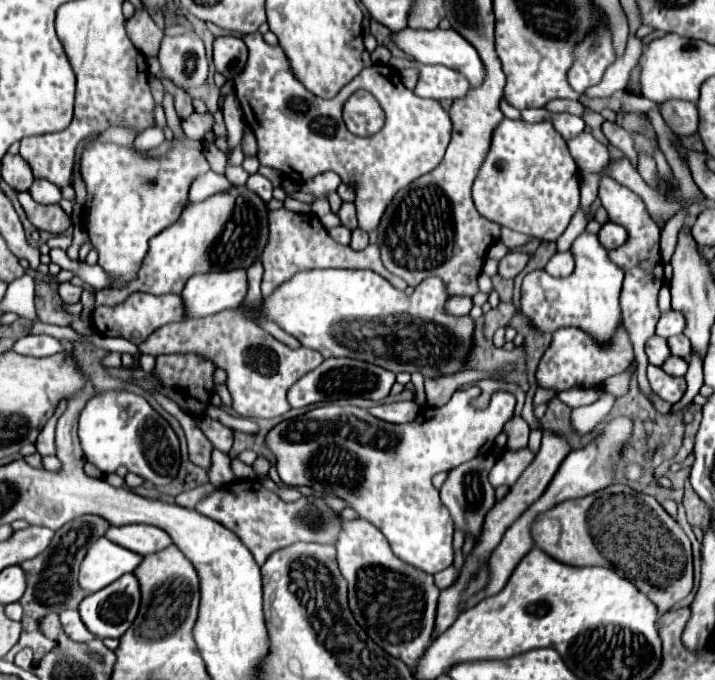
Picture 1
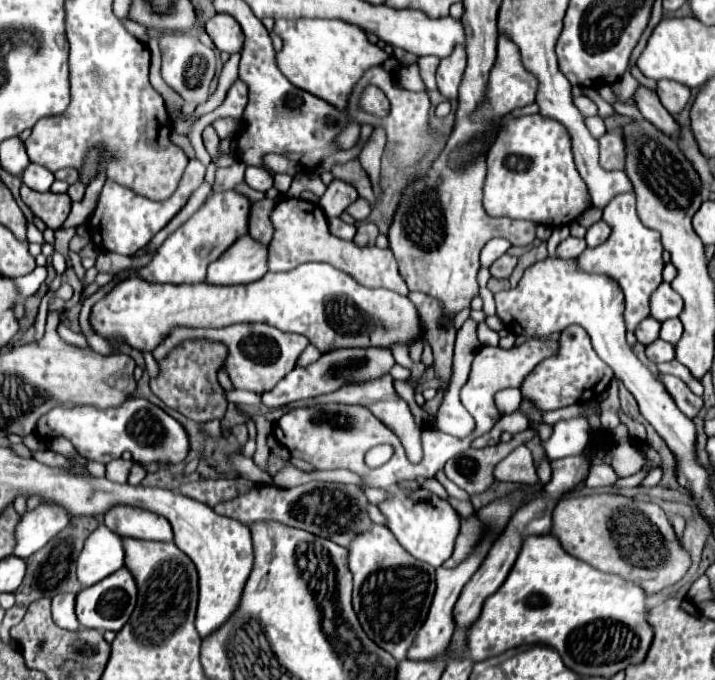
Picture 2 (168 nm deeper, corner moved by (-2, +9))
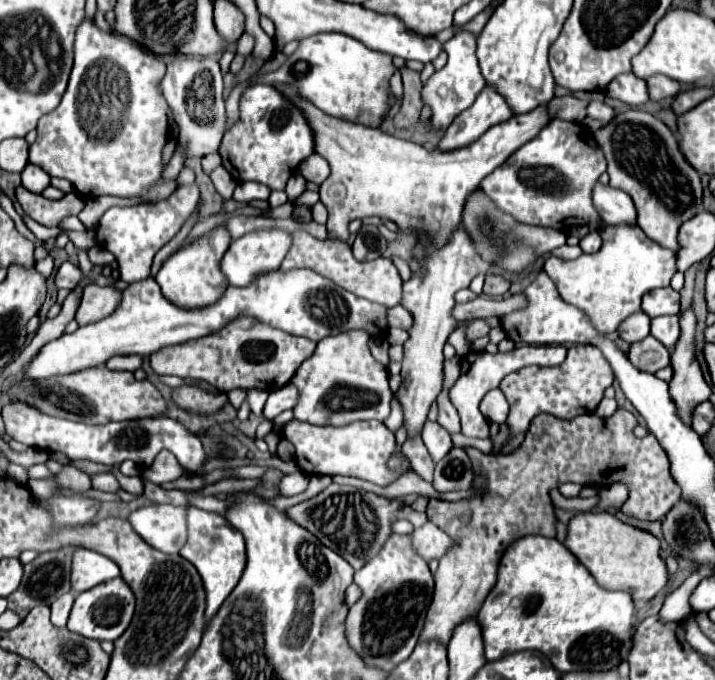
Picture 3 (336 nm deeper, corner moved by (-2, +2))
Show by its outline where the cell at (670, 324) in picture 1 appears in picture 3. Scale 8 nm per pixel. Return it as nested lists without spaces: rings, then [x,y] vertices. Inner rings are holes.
[[[672,287],[652,289],[642,297],[642,311],[648,317],[658,315],[678,315],[680,311],[680,295]]]

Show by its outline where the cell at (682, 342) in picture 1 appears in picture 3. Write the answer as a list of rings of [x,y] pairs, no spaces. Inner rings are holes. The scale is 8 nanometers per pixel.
[[[662,315],[654,317],[650,323],[650,335],[654,335],[668,351],[674,349],[678,337],[680,337],[680,325],[678,315]]]

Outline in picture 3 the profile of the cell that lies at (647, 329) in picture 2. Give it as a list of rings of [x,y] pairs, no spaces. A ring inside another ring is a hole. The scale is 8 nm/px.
[[[642,311],[632,313],[630,317],[626,317],[626,321],[622,321],[622,325],[618,325],[618,335],[628,343],[644,339],[646,335],[650,335],[650,317],[646,317],[646,313]]]

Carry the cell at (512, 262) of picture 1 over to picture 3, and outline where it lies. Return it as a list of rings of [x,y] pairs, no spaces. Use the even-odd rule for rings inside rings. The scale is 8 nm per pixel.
[[[486,275],[484,281],[484,295],[492,295],[492,297],[500,297],[510,289],[510,283],[500,277],[500,275]]]

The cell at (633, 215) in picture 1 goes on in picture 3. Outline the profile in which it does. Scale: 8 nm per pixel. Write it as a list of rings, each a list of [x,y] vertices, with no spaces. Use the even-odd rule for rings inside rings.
[[[602,227],[600,235],[602,247],[598,253],[580,255],[574,261],[550,255],[544,263],[544,271],[556,283],[558,293],[566,303],[582,309],[600,333],[612,333],[628,315],[640,309],[644,293],[670,285],[670,279],[676,273],[676,253],[650,241],[640,227]]]

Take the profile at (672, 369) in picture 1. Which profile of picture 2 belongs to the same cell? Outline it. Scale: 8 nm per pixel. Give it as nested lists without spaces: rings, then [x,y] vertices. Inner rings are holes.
[[[656,340],[652,342],[650,346],[646,346],[646,356],[656,362],[656,364],[662,364],[662,362],[672,362],[676,352],[674,352],[674,346],[668,344],[668,342],[662,342],[662,340]]]

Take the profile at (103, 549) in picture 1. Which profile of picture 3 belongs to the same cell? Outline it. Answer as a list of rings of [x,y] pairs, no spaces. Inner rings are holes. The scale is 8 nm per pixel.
[[[76,549],[72,557],[72,589],[82,593],[88,591],[104,581],[110,581],[120,575],[120,569],[108,557],[90,551],[90,549]]]

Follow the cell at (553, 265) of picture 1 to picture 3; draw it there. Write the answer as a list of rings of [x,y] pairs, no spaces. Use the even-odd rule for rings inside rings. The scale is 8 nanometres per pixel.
[[[564,245],[564,247],[558,247],[552,251],[554,257],[560,257],[560,259],[576,259],[582,255],[582,249],[580,247],[570,247],[570,245]]]

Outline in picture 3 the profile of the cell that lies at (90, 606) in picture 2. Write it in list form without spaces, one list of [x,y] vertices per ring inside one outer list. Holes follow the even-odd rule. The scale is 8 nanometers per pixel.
[[[116,577],[114,581],[96,585],[94,589],[88,589],[86,593],[80,593],[76,597],[68,619],[68,629],[80,633],[82,637],[90,637],[98,641],[116,641],[130,625],[132,615],[134,615],[134,593],[124,583],[122,577]]]

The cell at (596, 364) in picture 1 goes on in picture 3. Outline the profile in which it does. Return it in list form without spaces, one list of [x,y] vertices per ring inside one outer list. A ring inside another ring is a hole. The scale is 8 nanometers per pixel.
[[[572,345],[568,349],[566,361],[558,367],[526,367],[518,369],[518,373],[510,373],[502,379],[500,389],[504,397],[510,403],[510,415],[506,419],[506,425],[510,429],[508,441],[502,445],[500,453],[512,453],[516,451],[524,435],[528,431],[528,423],[538,413],[552,413],[562,419],[572,419],[584,413],[592,413],[598,403],[604,397],[604,389],[610,387],[614,381],[610,363],[602,357],[602,351],[598,351],[594,345]]]

